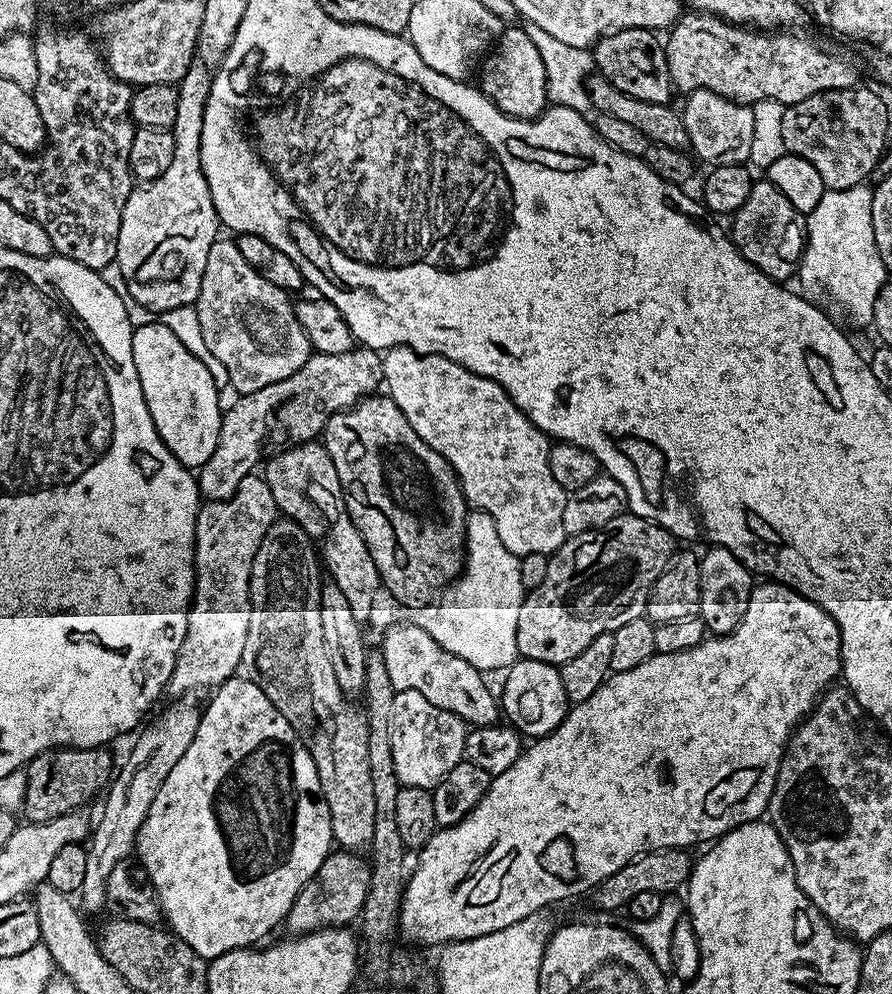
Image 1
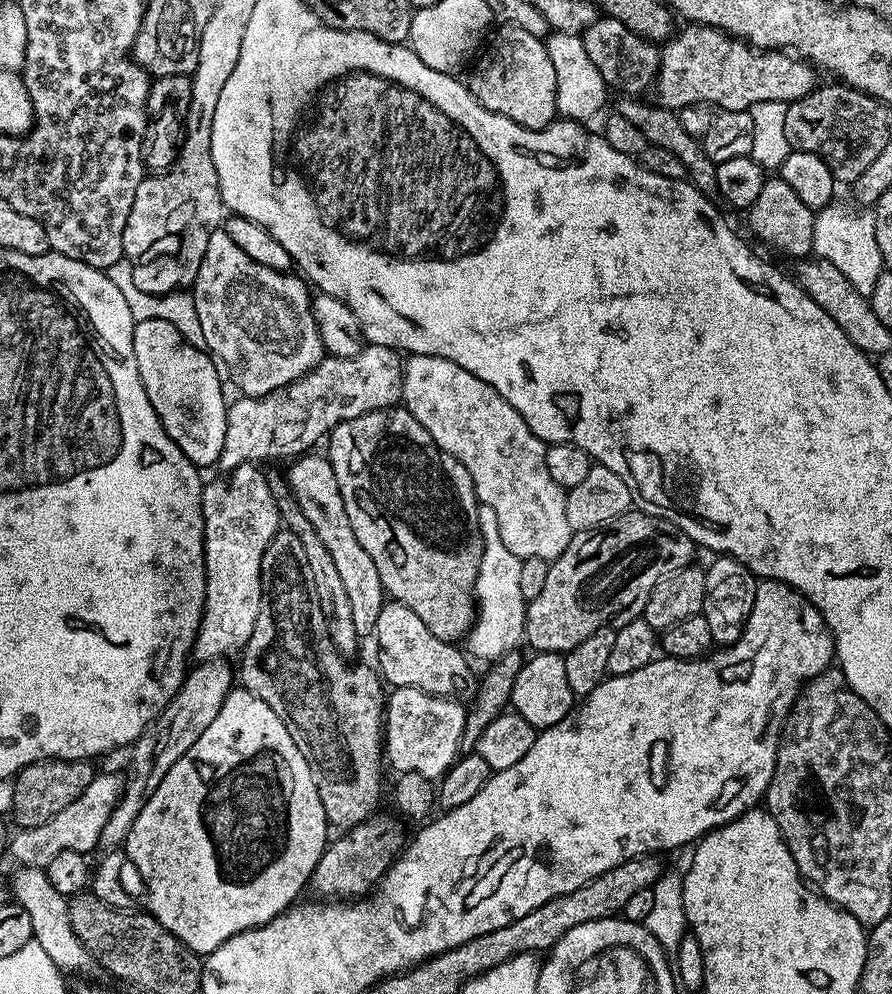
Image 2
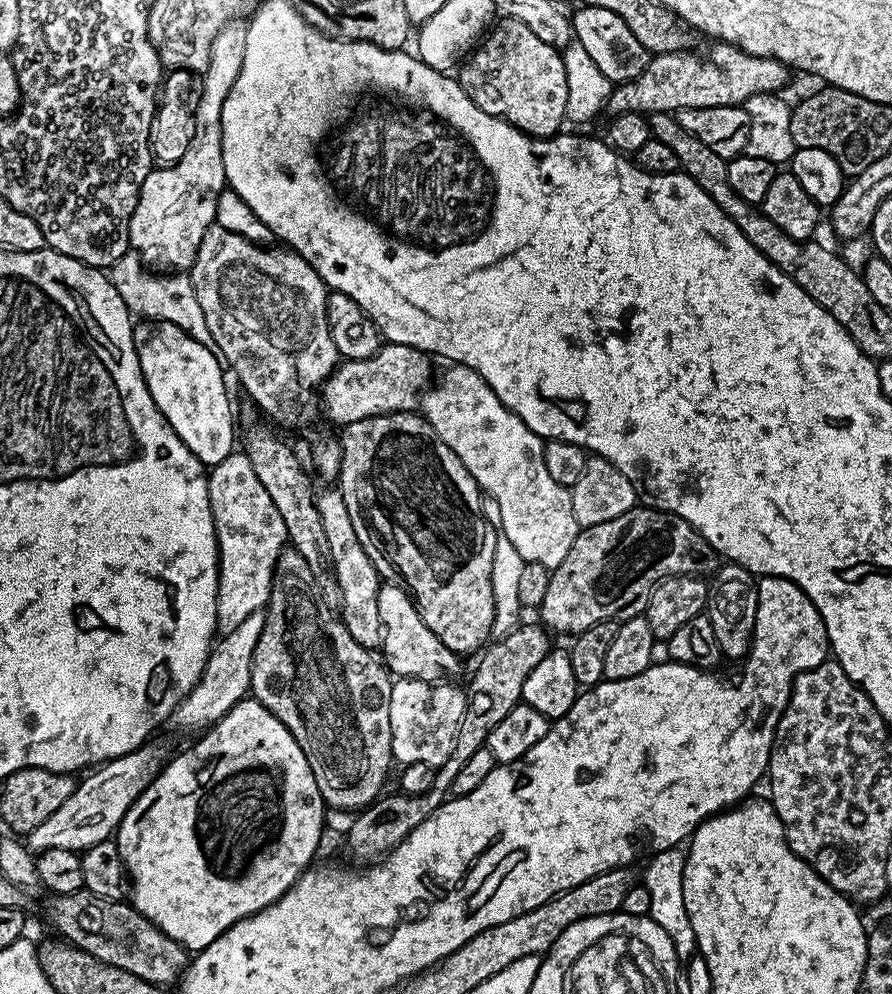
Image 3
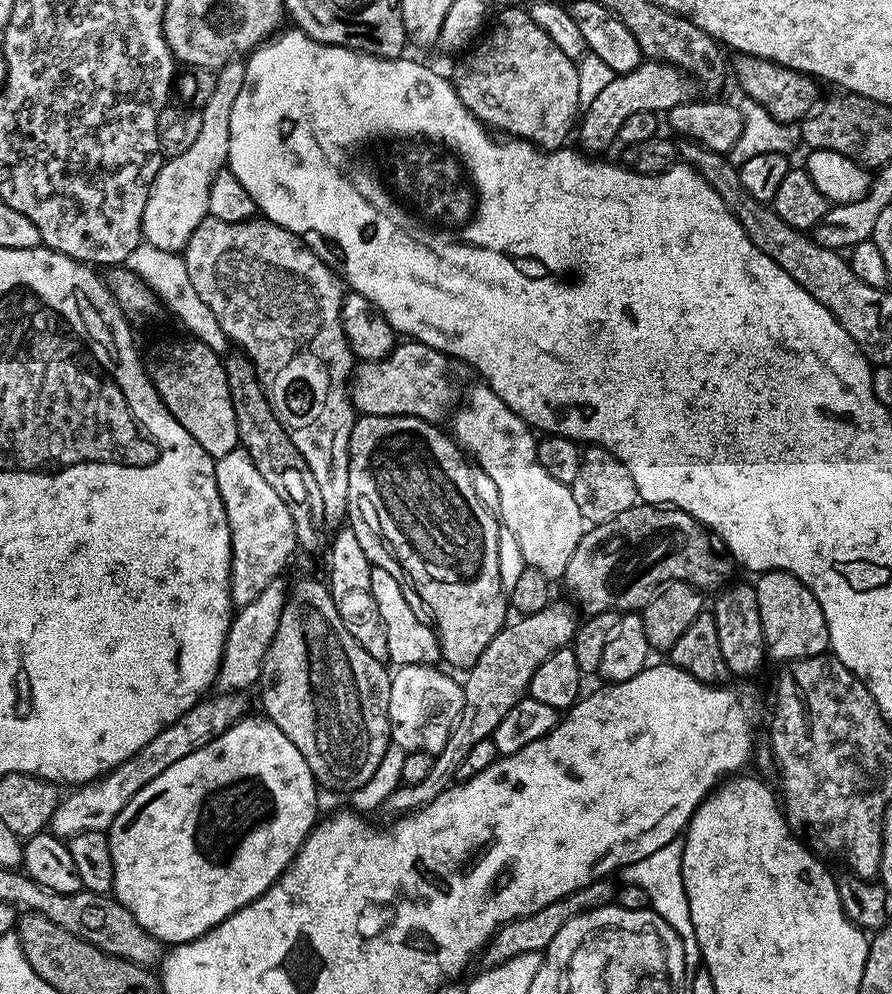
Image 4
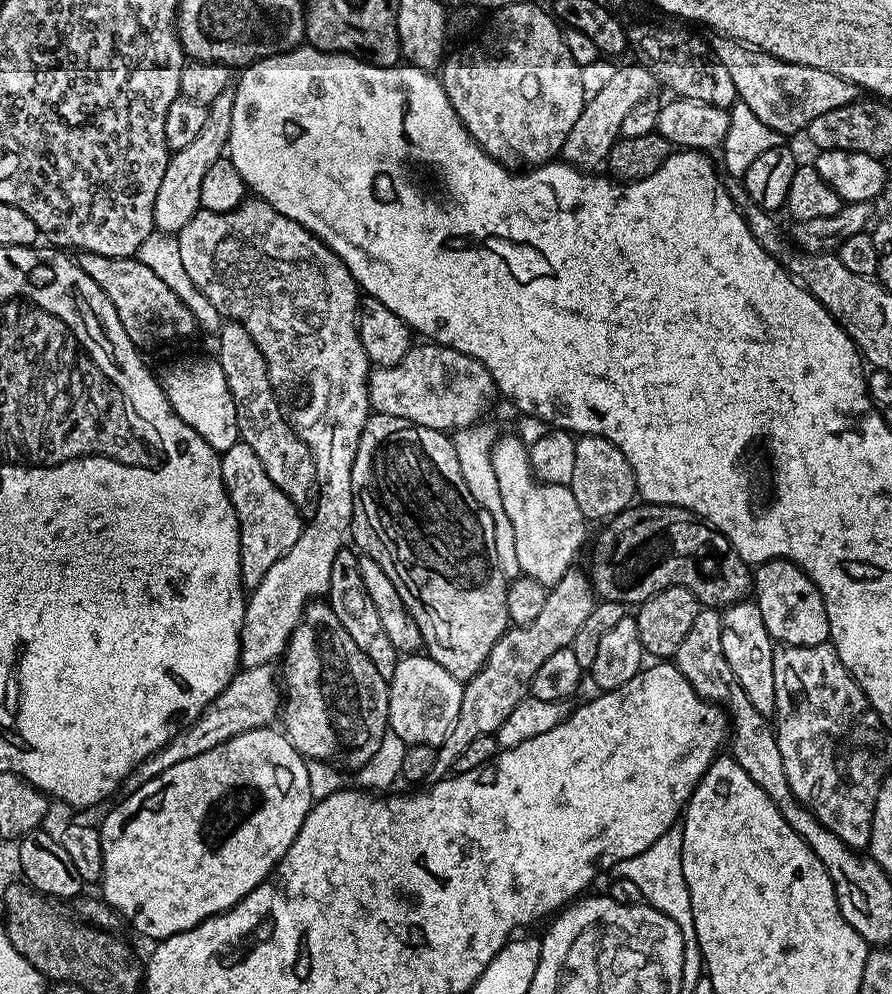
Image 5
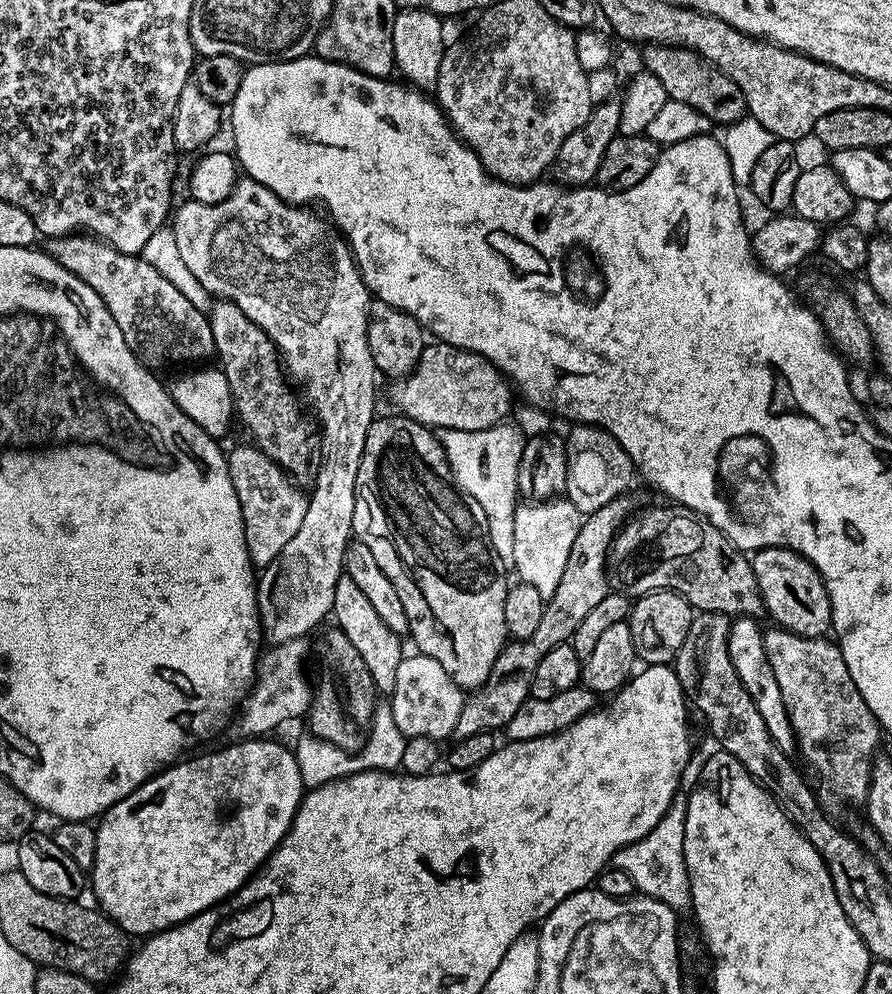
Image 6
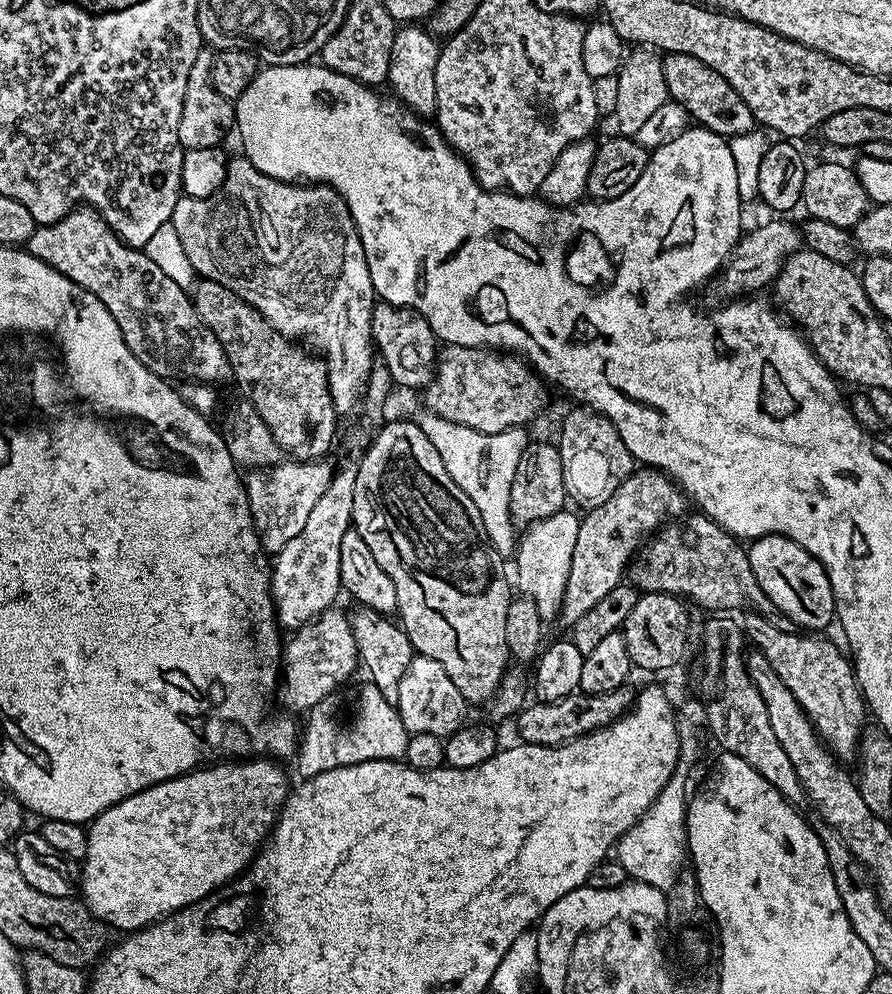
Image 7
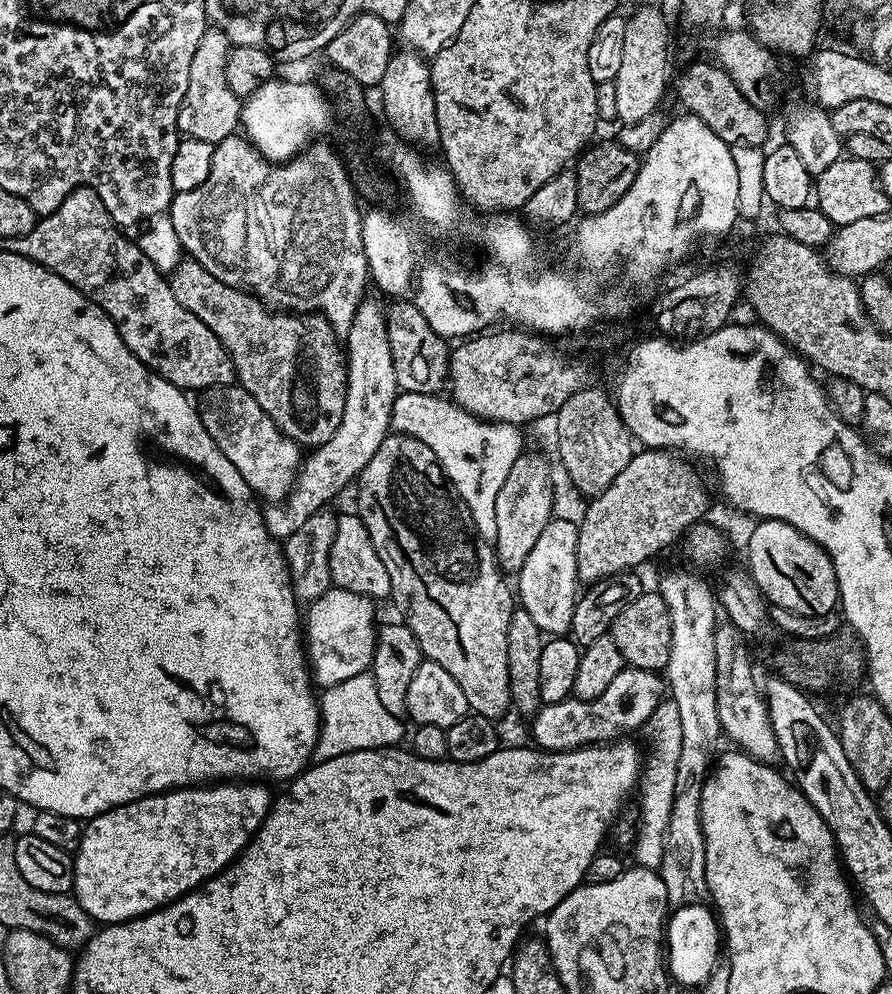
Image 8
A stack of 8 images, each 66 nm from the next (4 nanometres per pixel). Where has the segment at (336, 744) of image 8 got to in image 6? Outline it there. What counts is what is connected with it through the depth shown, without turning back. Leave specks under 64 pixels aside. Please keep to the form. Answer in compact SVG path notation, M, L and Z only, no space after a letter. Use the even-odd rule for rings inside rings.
M387 703L376 705L376 713L372 719L372 731L364 747L351 753L344 748L336 748L330 742L317 740L311 734L305 734L297 744L294 744L296 761L302 774L305 789L317 788L331 780L340 780L355 772L391 772L400 768L402 750L406 750L406 738L402 730L394 722L394 714Z

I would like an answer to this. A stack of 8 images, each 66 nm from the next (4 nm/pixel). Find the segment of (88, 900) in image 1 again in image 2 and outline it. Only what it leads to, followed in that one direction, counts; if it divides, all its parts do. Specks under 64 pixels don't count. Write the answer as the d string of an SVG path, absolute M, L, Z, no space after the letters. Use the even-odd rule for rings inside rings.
M217 658L207 662L199 663L196 669L189 671L184 677L183 684L174 694L174 698L158 714L158 718L144 731L135 744L131 745L132 769L126 772L124 790L120 793L120 798L116 802L116 808L106 818L106 826L102 826L99 847L104 850L116 850L123 845L124 840L130 834L130 826L134 824L134 818L146 806L150 794L158 790L162 778L202 738L202 730L218 718L218 710L228 693L234 687L234 668L228 665L229 661L224 658Z

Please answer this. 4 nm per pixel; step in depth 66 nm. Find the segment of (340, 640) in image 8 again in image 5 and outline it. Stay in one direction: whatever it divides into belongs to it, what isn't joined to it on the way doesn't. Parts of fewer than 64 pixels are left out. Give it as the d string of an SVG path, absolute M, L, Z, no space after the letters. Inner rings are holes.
M263 664L237 671L226 690L189 728L181 728L180 733L169 744L162 746L158 752L148 756L136 767L135 779L138 778L137 781L140 782L153 780L158 774L170 770L170 766L186 762L186 758L198 758L198 754L206 754L206 750L214 750L214 746L222 746L222 742L230 742L230 738L246 730L269 727L282 708L281 693L272 689L272 670L272 664Z

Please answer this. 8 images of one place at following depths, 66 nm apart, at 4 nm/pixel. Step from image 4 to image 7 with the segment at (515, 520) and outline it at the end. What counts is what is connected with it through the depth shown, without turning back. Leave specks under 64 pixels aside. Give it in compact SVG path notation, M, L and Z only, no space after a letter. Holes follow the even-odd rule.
M568 511L555 512L527 525L519 537L514 553L515 587L523 595L530 597L534 606L538 606L538 614L545 622L555 621L559 617L562 598L566 594L566 578L570 578L570 558L574 558L574 542L578 539L581 517Z

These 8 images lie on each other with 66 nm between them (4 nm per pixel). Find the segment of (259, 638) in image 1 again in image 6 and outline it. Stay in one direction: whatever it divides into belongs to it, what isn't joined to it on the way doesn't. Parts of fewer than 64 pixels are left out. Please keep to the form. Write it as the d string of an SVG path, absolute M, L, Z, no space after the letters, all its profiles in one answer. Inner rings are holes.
M335 626L329 628L320 640L320 688L318 684L306 723L312 727L309 728L311 735L317 740L325 740L353 753L364 747L368 733L372 731L378 693L370 670L366 670L366 662L362 662L362 654L354 650L350 638Z

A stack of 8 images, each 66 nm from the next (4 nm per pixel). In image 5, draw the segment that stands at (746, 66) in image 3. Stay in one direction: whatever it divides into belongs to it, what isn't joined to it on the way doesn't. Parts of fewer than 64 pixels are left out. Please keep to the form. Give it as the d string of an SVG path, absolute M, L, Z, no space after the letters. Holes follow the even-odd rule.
M635 62L617 66L606 87L585 99L582 114L578 114L578 122L574 122L570 134L566 134L566 142L560 151L563 163L586 173L599 169L596 167L607 161L610 150L621 139L620 131L626 114L630 114L634 106L653 99L657 95L655 92L658 92L658 85L650 70Z

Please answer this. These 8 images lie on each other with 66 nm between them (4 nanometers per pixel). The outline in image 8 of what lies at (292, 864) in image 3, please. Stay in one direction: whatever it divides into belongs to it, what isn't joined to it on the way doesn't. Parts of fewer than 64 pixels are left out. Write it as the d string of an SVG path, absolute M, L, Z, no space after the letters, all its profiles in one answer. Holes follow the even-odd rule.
M216 782L211 786L193 786L190 788L178 788L171 792L159 792L156 796L144 796L141 800L135 800L129 804L119 804L117 808L111 808L91 817L83 825L80 834L80 844L74 853L72 869L74 870L74 882L72 892L76 901L86 910L86 914L92 917L97 925L124 924L128 920L136 920L139 916L145 916L147 912L153 912L156 908L163 908L171 900L177 900L188 892L193 892L201 884L218 875L222 869L228 867L252 840L253 834L262 826L262 822L272 809L273 793L268 793L269 785L264 782Z

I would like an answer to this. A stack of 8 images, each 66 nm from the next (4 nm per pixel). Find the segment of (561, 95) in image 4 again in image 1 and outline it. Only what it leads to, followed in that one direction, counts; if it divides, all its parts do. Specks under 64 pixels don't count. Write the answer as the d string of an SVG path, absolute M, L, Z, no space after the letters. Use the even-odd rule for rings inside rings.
M508 26L501 31L494 47L483 57L478 87L506 116L533 120L550 104L546 90L546 66L542 66L542 56L534 42L530 42L527 31L523 27L512 27L516 26Z

